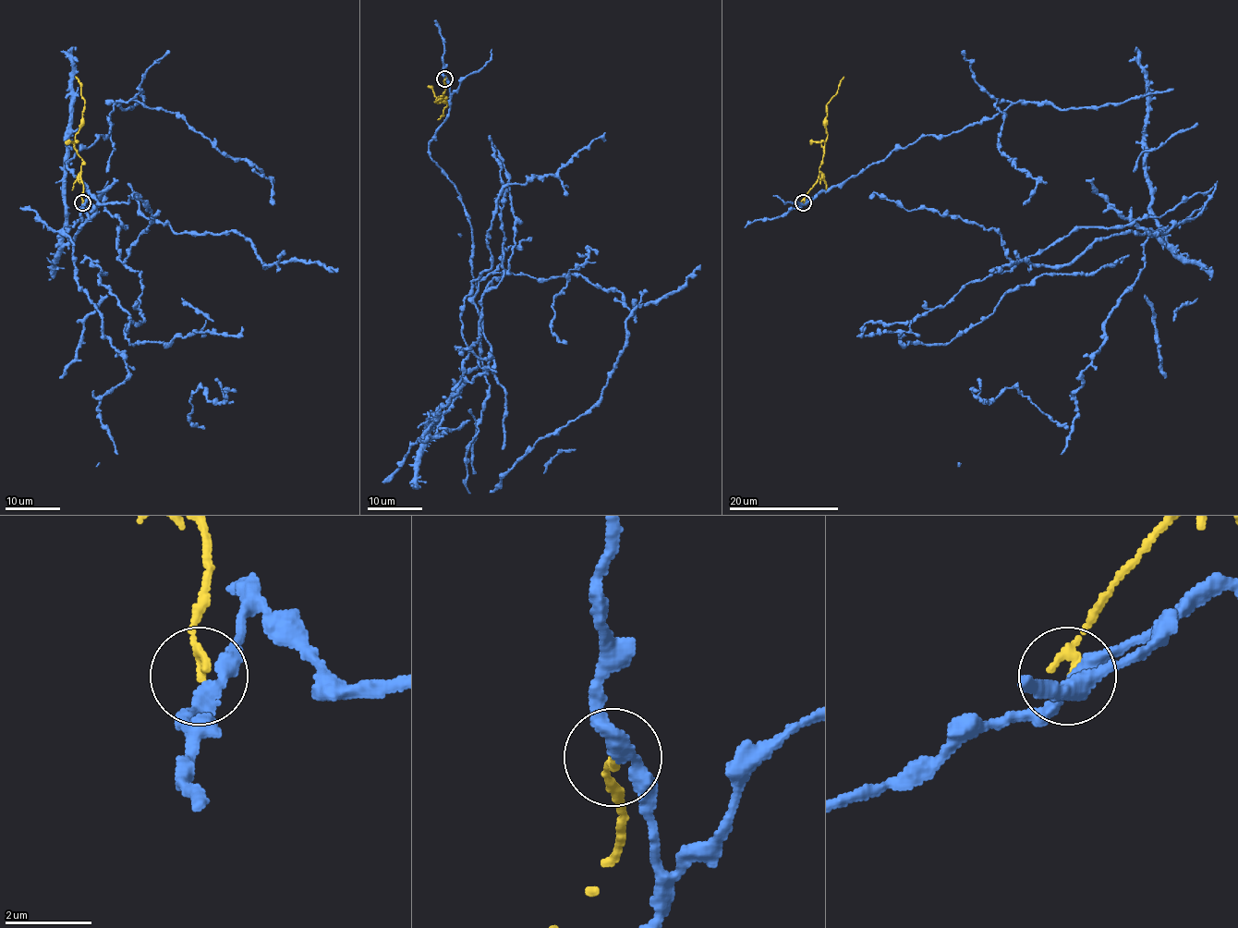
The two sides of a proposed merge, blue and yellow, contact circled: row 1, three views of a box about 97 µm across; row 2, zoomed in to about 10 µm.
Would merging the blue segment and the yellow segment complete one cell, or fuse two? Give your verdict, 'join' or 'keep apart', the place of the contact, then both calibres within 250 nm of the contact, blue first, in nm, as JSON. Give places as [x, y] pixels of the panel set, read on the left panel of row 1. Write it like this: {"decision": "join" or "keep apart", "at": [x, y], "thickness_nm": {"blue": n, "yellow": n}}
{"decision": "keep apart", "at": [82, 202], "thickness_nm": {"blue": 280, "yellow": 220}}

